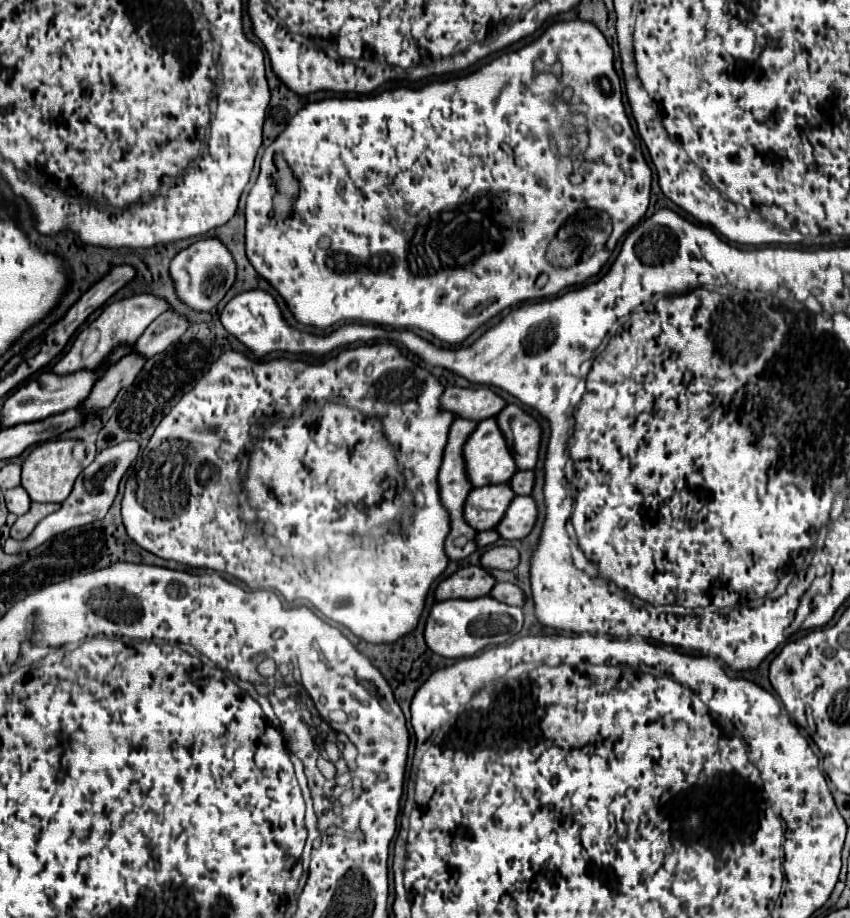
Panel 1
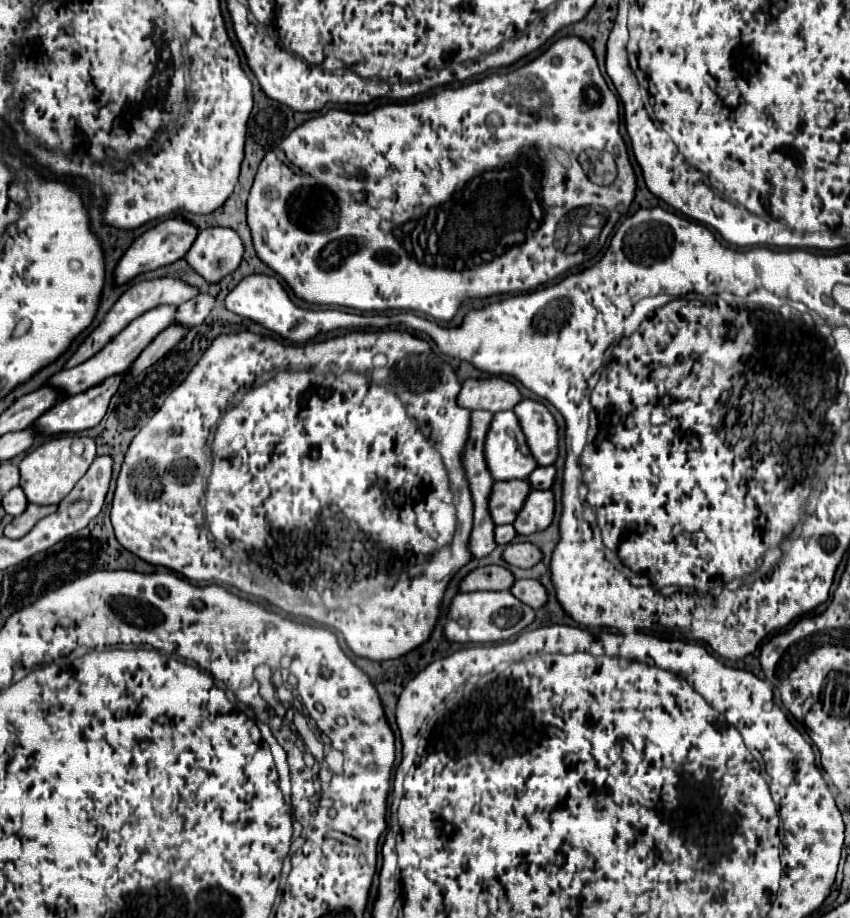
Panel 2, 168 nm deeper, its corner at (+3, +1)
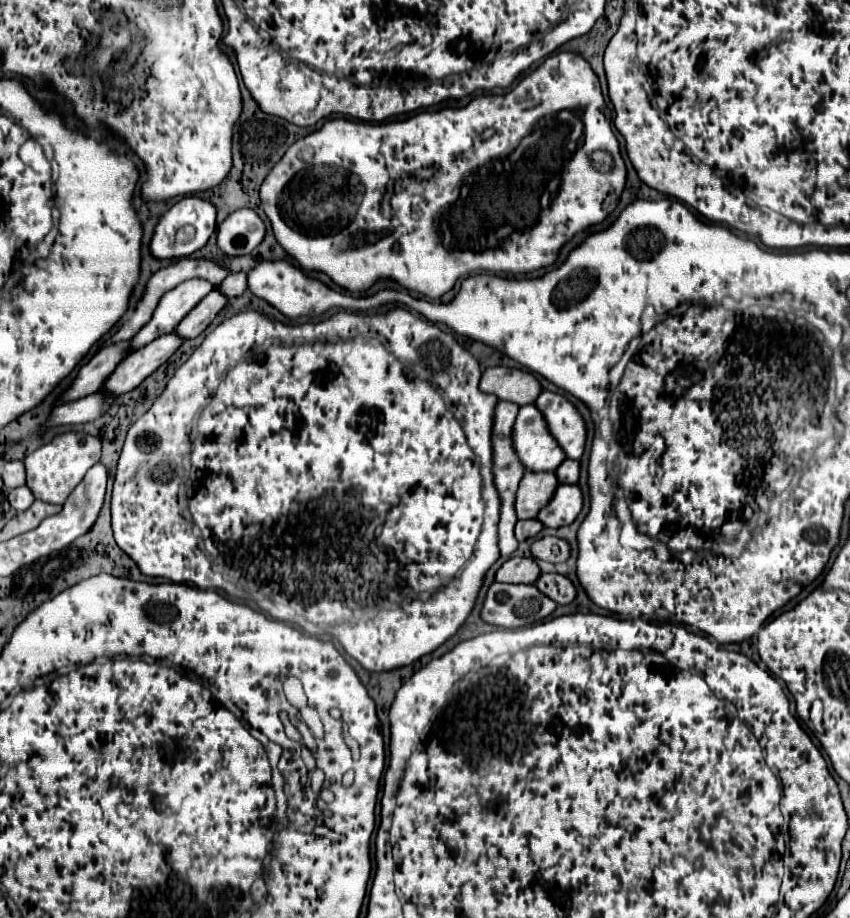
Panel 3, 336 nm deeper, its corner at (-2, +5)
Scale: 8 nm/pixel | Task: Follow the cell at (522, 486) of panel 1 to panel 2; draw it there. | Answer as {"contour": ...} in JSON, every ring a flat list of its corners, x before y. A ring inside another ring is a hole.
{"contour":[[552,465,550,467,538,467,530,473,528,483,532,489,550,489,550,485,554,481,554,473,556,473,556,469]]}

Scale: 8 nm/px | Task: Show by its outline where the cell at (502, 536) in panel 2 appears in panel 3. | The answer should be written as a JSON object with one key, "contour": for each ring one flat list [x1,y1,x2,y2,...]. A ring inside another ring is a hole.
{"contour":[[529,519,529,521,517,521,515,527,515,535,519,541,527,541,531,537,535,537,539,531,543,529,543,525,537,519]]}

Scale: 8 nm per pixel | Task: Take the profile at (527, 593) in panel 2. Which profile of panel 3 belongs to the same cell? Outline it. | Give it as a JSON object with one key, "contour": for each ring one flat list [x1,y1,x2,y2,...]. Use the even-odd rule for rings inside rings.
{"contour":[[543,573,535,585,539,587,539,591,543,591,559,605,567,605,577,597,575,585,565,575,559,575,559,573]]}

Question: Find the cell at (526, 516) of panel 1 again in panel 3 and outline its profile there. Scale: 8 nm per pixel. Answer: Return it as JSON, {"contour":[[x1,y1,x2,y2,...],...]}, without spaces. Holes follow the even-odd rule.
{"contour":[[559,485,557,493,553,495,553,499,549,501,549,505,545,507,545,511,541,509,541,513,537,515,537,519,551,529,559,529,565,525,571,525,577,515,583,509,583,493,577,485]]}

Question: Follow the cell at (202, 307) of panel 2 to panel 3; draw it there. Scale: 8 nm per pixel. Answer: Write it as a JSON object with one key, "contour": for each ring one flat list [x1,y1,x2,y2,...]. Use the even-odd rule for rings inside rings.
{"contour":[[231,273,229,279,225,279,221,285,217,285,219,291,223,291,227,297,237,297,247,289,247,273]]}

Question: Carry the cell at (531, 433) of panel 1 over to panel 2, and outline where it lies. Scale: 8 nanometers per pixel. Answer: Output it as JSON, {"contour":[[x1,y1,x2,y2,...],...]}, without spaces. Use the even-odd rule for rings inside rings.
{"contour":[[524,399,514,407,526,443,538,465,552,465,558,455,558,427,550,411,532,399]]}

